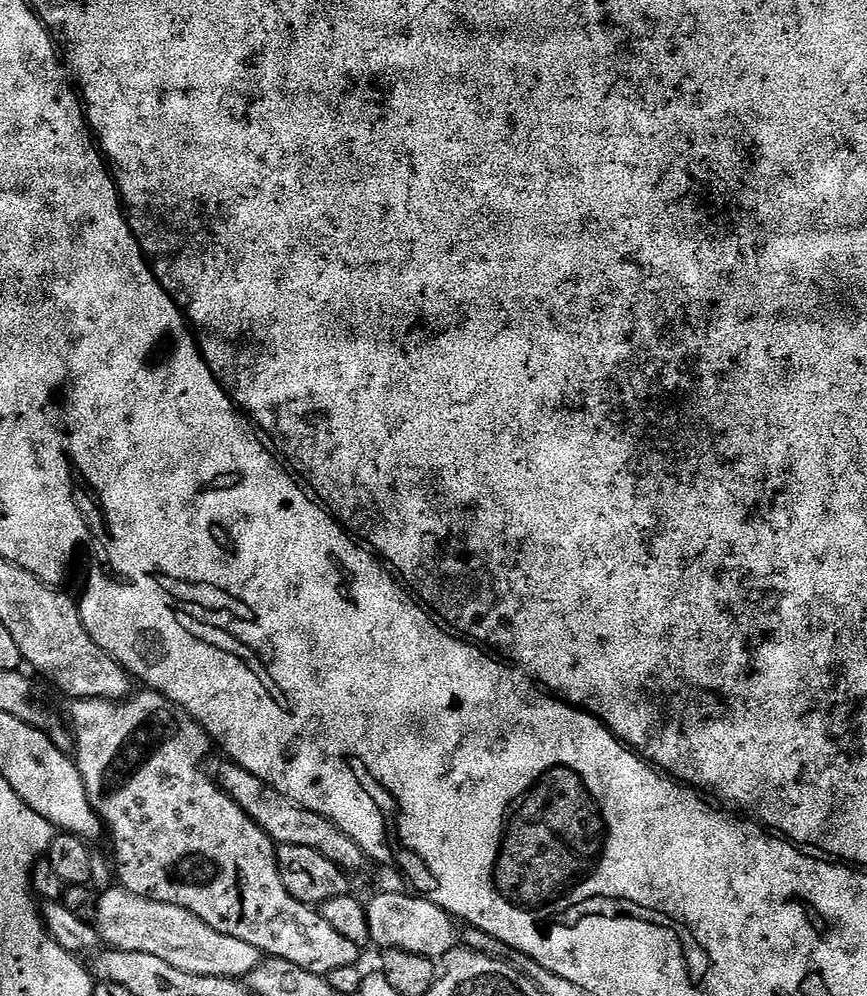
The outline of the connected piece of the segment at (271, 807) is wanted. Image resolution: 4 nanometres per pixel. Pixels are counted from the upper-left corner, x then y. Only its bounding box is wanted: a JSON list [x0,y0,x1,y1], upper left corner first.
[214,762,370,874]

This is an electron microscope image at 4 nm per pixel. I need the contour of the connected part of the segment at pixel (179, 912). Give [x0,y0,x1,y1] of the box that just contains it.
[94,886,262,980]

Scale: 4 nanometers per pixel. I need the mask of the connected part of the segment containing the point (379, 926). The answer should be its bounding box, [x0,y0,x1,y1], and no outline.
[367,892,458,958]

